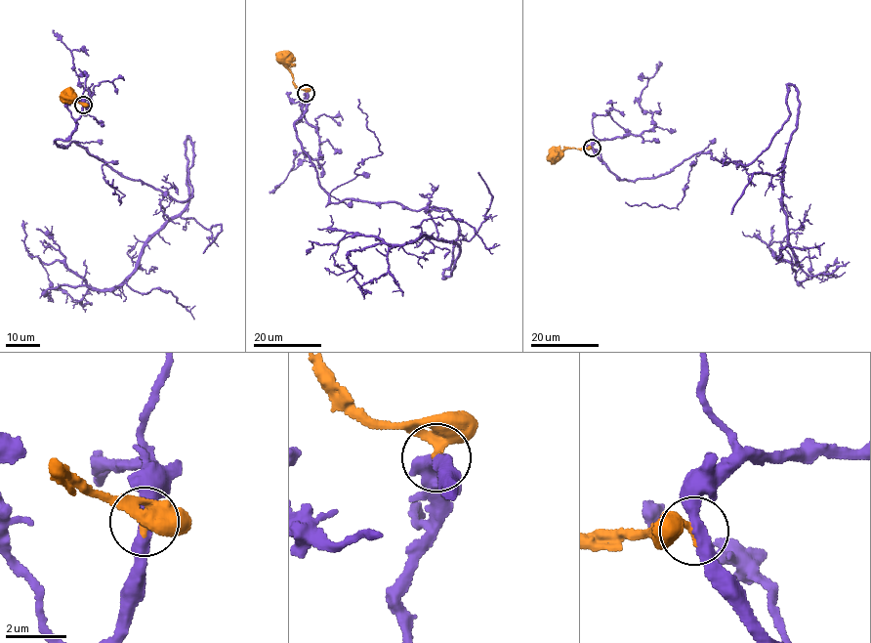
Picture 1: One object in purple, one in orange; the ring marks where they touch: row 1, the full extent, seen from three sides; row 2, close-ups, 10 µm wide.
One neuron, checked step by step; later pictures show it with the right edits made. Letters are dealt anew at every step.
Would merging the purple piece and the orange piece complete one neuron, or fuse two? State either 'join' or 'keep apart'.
keep apart

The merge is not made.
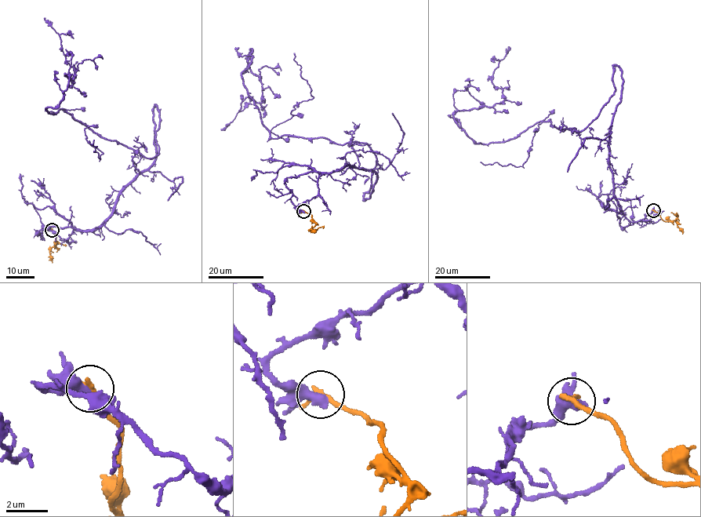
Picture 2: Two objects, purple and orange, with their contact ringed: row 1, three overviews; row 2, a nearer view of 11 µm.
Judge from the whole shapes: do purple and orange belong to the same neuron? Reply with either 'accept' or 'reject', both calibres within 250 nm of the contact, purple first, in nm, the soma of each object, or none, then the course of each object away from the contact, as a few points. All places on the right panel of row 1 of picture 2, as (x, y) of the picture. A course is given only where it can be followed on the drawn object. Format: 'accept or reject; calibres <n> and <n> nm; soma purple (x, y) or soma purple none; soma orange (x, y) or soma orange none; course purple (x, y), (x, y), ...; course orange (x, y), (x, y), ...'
reject; calibres 550 and 280 nm; soma purple none; soma orange none; course purple (653, 210), (621, 213), (604, 140), (550, 121), (470, 139), (453, 116), (502, 101), (492, 78), (508, 47); course orange (653, 210), (664, 221), (675, 220), (683, 234)

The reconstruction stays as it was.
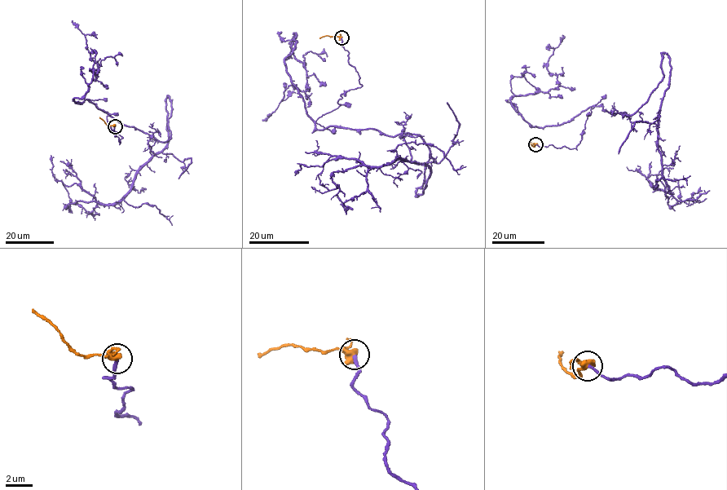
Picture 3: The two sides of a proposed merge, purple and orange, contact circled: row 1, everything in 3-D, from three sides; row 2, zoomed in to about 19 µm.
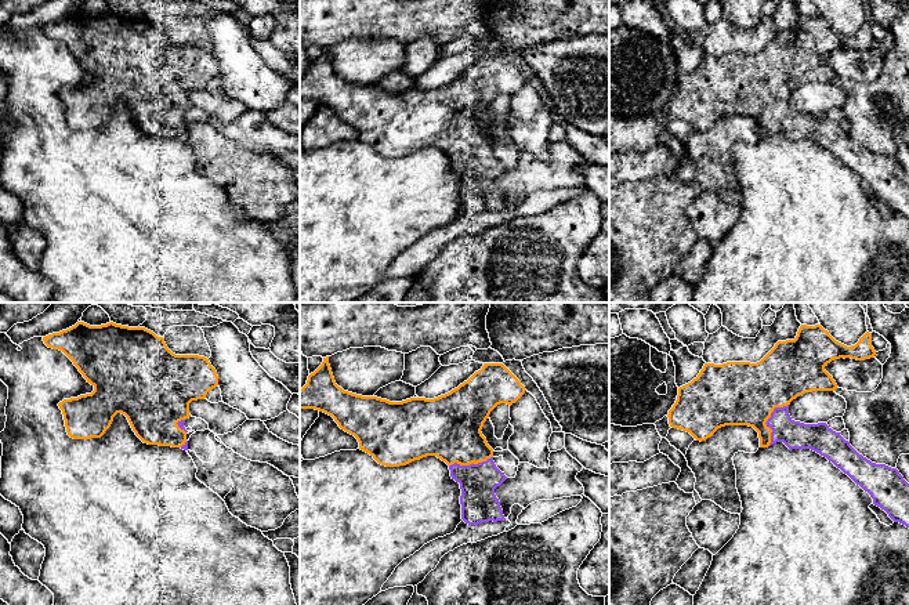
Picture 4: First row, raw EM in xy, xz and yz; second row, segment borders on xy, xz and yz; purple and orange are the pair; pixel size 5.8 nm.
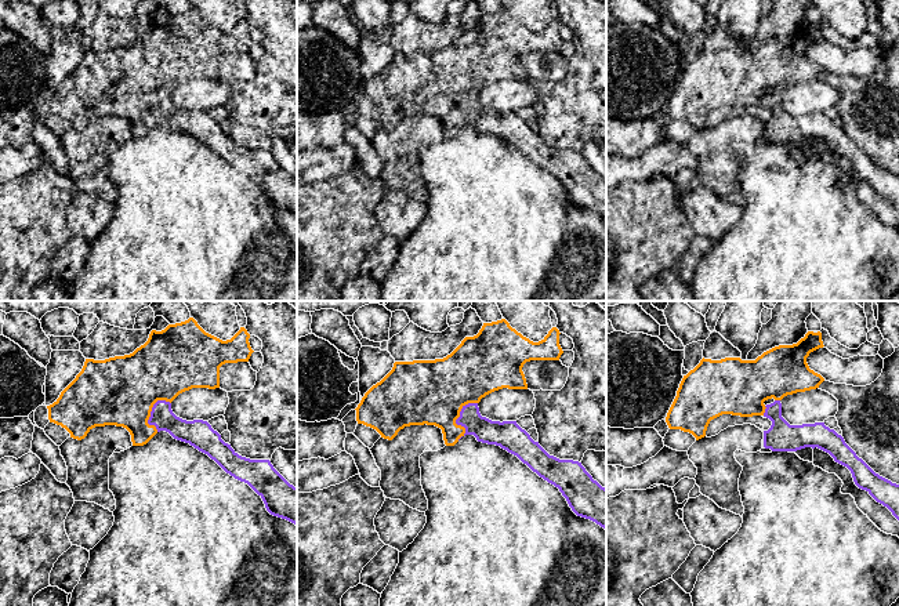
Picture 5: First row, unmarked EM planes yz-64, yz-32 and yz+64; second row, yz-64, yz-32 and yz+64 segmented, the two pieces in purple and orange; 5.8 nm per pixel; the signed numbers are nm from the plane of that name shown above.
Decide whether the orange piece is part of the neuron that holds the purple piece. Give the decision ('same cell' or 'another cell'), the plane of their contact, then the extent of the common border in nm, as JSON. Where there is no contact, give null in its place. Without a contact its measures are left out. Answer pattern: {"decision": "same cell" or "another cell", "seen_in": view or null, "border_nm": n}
{"decision": "same cell", "seen_in": "yz", "border_nm": 280}

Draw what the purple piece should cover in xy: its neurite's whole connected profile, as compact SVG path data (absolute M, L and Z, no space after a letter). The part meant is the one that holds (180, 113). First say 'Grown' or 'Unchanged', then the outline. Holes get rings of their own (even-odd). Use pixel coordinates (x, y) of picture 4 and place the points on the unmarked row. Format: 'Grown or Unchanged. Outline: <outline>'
Grown. Outline: M77 12L66 21L43 28L43 32L48 39L62 41L94 77L91 84L58 94L70 128L101 128L113 108L122 104L144 134L188 141L184 113L191 106L189 94L204 90L218 76L217 62L207 48L175 46L164 29L153 22L113 12L101 17Z

